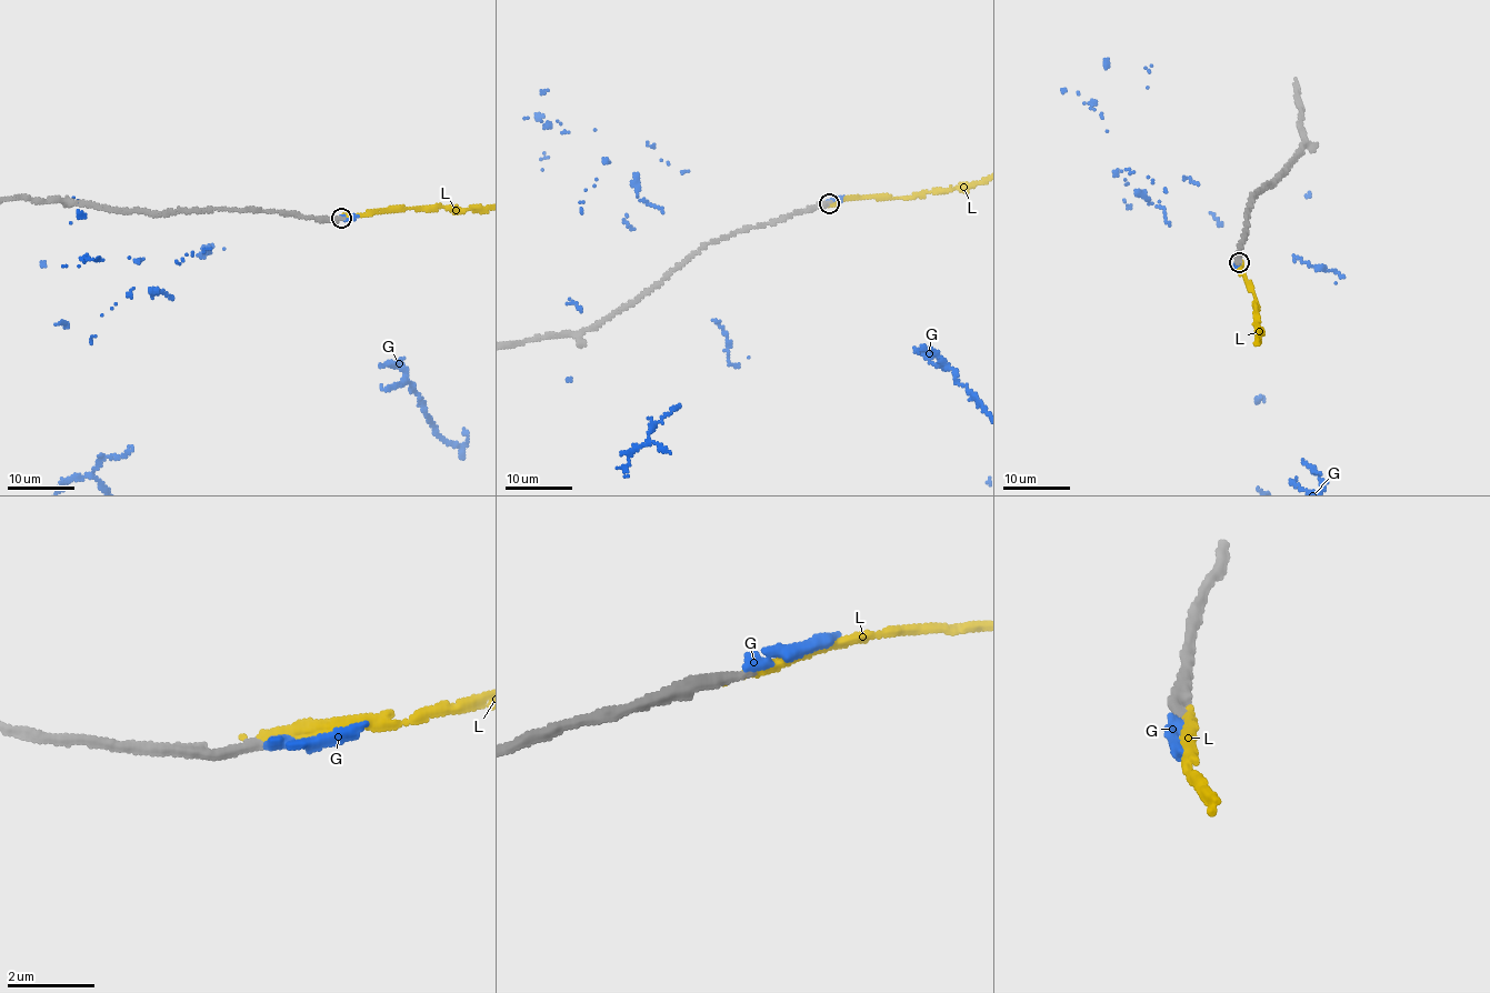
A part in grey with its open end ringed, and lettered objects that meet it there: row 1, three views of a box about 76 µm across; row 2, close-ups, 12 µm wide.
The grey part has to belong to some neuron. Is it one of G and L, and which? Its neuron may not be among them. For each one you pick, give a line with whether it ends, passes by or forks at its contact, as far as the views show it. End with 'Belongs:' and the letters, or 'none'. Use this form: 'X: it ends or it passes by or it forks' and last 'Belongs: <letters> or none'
L: it ends
Belongs: L

